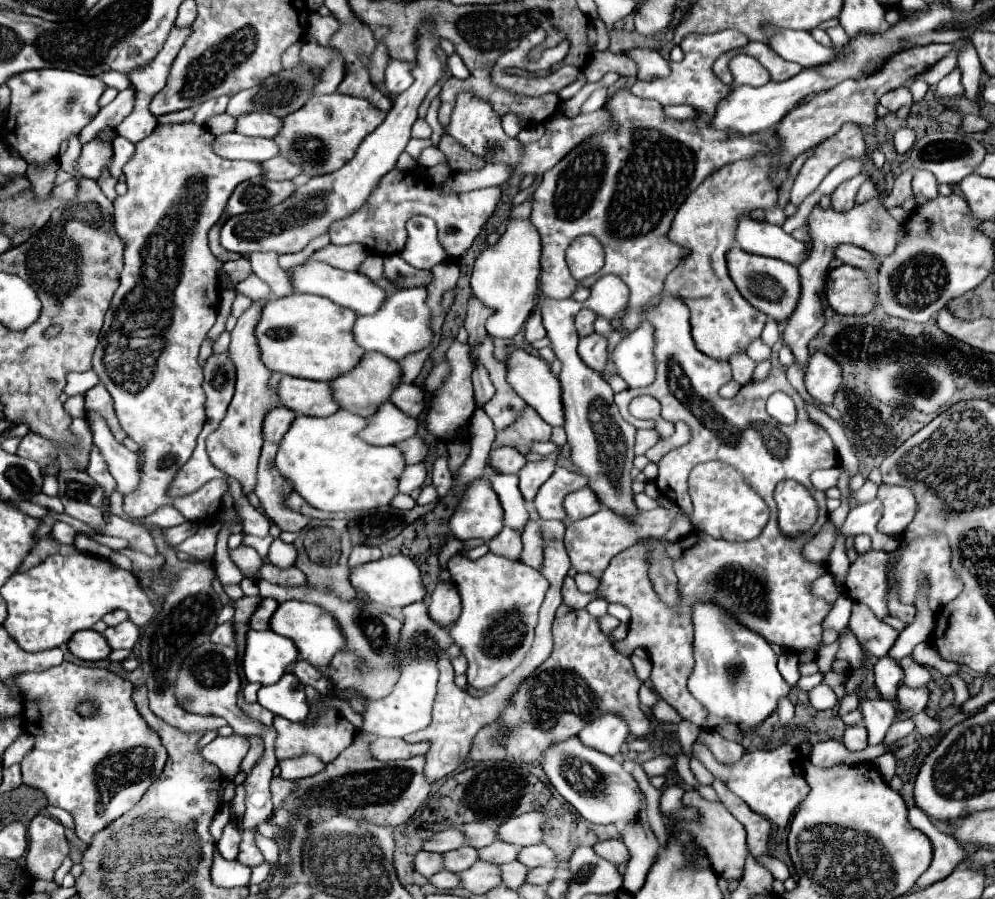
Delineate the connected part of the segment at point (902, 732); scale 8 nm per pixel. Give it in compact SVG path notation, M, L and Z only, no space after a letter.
M901 720L899 724L893 724L889 730L887 730L887 736L885 736L885 740L883 740L883 744L885 746L891 746L891 744L895 744L897 740L901 740L901 738L905 738L909 732L913 732L913 722L909 722L909 720Z

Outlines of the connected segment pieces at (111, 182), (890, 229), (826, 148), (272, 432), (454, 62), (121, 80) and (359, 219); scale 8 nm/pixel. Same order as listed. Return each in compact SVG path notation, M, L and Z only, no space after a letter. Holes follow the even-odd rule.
M103 172L101 178L97 180L97 184L101 186L101 190L105 192L105 196L109 200L117 200L117 192L115 192L115 184L117 184L117 178L113 178L109 172Z
M873 198L865 204L853 206L853 210L847 212L837 212L833 208L829 210L821 210L821 206L815 206L807 218L807 226L809 226L809 234L811 234L811 250L805 258L805 262L799 266L799 276L801 276L801 296L797 302L795 312L789 316L787 326L781 334L783 344L791 348L793 356L795 356L795 364L799 366L807 366L809 360L809 340L823 328L823 286L825 286L825 274L829 270L829 262L833 260L833 248L839 244L855 244L859 248L865 248L869 252L875 252L879 256L891 254L895 244L897 244L897 234L901 230L901 224L897 220L893 220L887 210ZM871 222L879 222L879 230L871 230Z
M845 124L841 126L841 130L833 136L829 136L827 140L823 140L821 144L815 146L813 150L813 156L809 156L803 164L803 168L799 170L797 178L795 178L795 184L793 184L793 190L791 190L791 202L795 206L799 206L809 194L813 194L817 190L817 186L821 184L821 178L823 174L829 174L837 164L841 164L843 160L847 158L855 158L855 160L861 160L861 172L867 174L867 178L873 182L875 190L877 190L877 200L883 202L883 194L885 194L885 180L883 180L883 172L873 164L871 156L869 156L869 150L867 150L867 144L863 140L863 134L861 134L861 128L857 124Z
M285 406L267 412L265 420L263 420L263 438L265 438L265 442L279 444L283 434L289 430L293 418L295 418L295 412L291 412Z
M453 52L453 54L449 56L447 66L449 66L449 70L451 70L451 74L453 74L455 78L467 78L467 76L469 76L469 70L465 68L465 64L463 64L463 60L461 60L461 56L459 56L457 52Z
M105 72L105 74L101 76L101 80L103 80L107 86L117 88L117 90L125 90L127 84L129 84L123 72Z
M393 168L385 178L381 178L377 190L369 196L365 206L351 214L349 218L335 222L329 230L333 244L363 244L369 252L377 256L389 256L393 252L401 252L407 240L405 224L409 218L417 214L431 216L439 230L439 242L447 250L451 258L457 258L469 250L473 240L479 236L491 214L495 212L501 200L501 188L489 186L471 192L443 192L443 188L427 174L421 172L403 172Z

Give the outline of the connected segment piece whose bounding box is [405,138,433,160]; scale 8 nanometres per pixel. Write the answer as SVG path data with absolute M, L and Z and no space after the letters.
M411 138L405 150L409 152L409 156L411 156L413 160L419 160L419 154L421 154L425 148L429 148L429 146L433 146L433 142L431 142L429 138L427 138L427 140L417 140L417 138Z

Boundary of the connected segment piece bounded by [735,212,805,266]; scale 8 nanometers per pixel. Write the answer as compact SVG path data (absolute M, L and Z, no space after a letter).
M749 212L737 220L735 242L749 254L779 258L793 266L799 266L805 258L805 244L783 232L781 226L769 224L767 220L753 220Z

